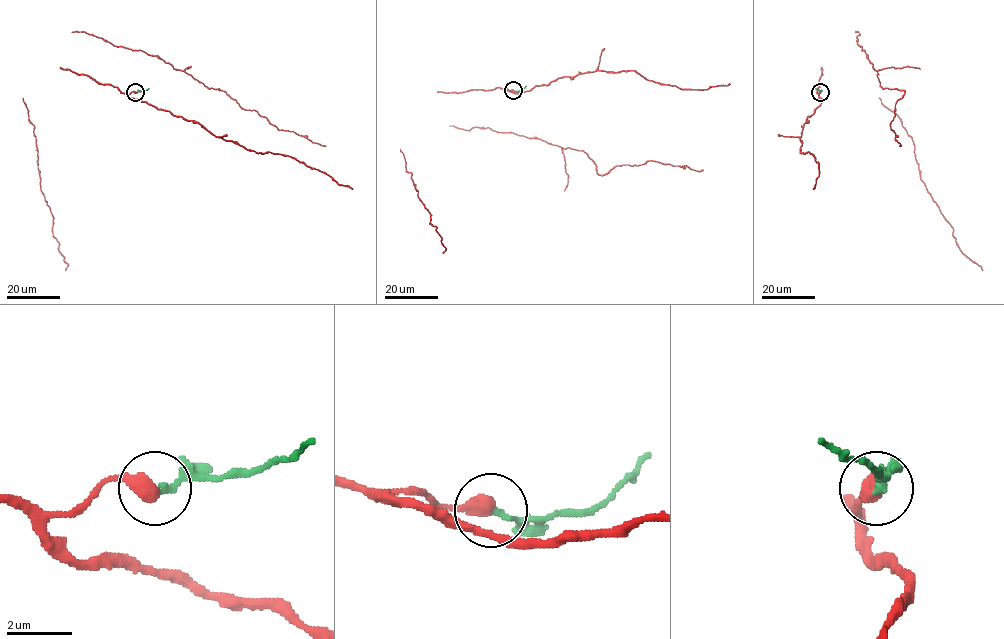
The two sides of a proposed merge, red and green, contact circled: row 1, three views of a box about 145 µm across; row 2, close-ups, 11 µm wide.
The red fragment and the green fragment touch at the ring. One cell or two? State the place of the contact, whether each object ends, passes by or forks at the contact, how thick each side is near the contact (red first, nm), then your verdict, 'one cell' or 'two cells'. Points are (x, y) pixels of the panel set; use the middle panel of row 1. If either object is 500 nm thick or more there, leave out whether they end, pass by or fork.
at (513, 90); 500 nm thick on the red side, 180 nm on the other; two cells

